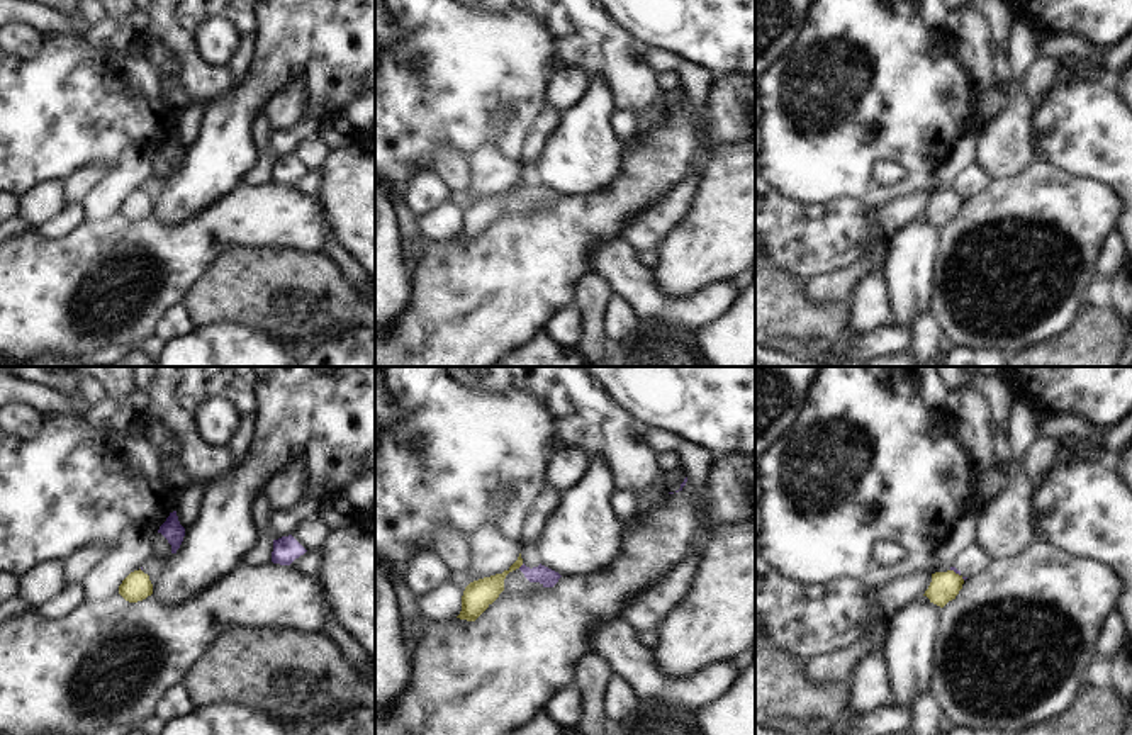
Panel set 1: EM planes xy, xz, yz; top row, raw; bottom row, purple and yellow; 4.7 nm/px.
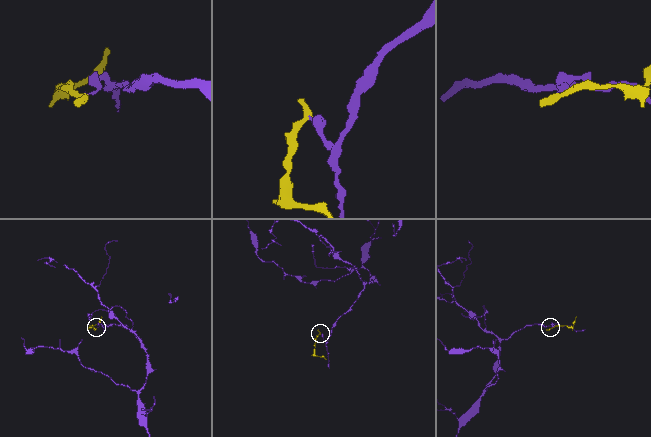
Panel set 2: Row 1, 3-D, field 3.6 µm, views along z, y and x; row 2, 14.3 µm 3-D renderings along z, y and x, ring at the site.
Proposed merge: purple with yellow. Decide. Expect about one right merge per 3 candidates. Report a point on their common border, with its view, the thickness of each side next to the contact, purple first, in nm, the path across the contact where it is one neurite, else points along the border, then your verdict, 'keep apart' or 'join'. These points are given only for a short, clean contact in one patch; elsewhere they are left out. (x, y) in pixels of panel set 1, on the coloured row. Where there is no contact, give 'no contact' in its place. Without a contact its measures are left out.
meets purple in xz at (521, 566); 90 nm thick on the purple side, 140 nm on the other; border along xz (523, 564), (518, 567); keep apart

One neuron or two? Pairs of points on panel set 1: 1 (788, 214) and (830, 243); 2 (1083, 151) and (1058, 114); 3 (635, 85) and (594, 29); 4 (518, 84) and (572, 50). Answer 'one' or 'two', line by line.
1: one
2: one
3: one
4: two

